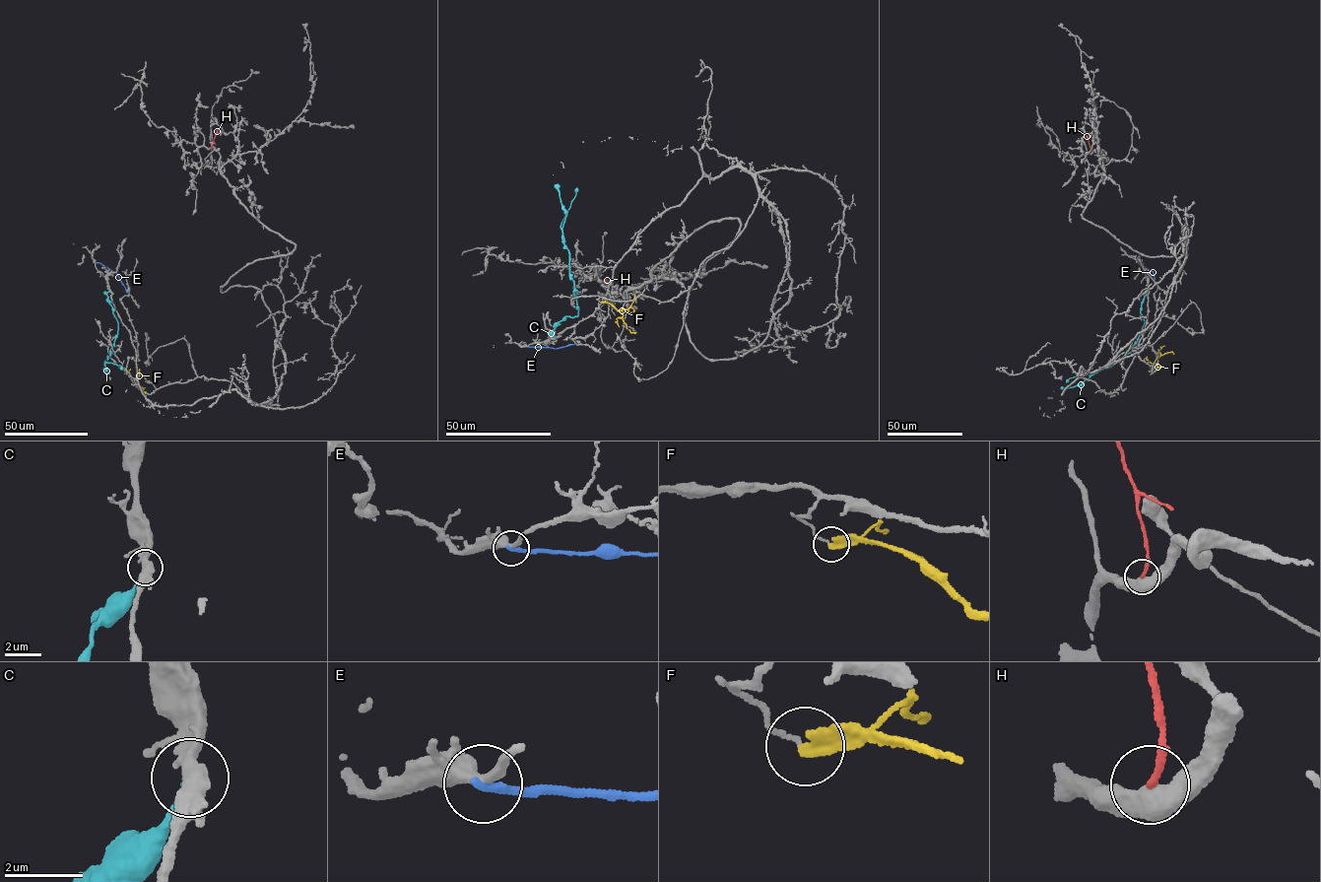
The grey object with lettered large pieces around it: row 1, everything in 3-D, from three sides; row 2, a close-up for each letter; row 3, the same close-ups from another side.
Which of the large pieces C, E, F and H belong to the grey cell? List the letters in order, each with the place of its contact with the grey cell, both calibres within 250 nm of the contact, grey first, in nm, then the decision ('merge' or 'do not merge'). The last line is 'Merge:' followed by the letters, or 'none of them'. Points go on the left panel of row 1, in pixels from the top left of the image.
C: (109, 291) | 400/200 nm | do not merge
E: (95, 263) | 260/240 nm | do not merge
F: (125, 369) | 100/320 nm | do not merge
H: (209, 148) | 550/170 nm | do not merge
Merge: none of them

